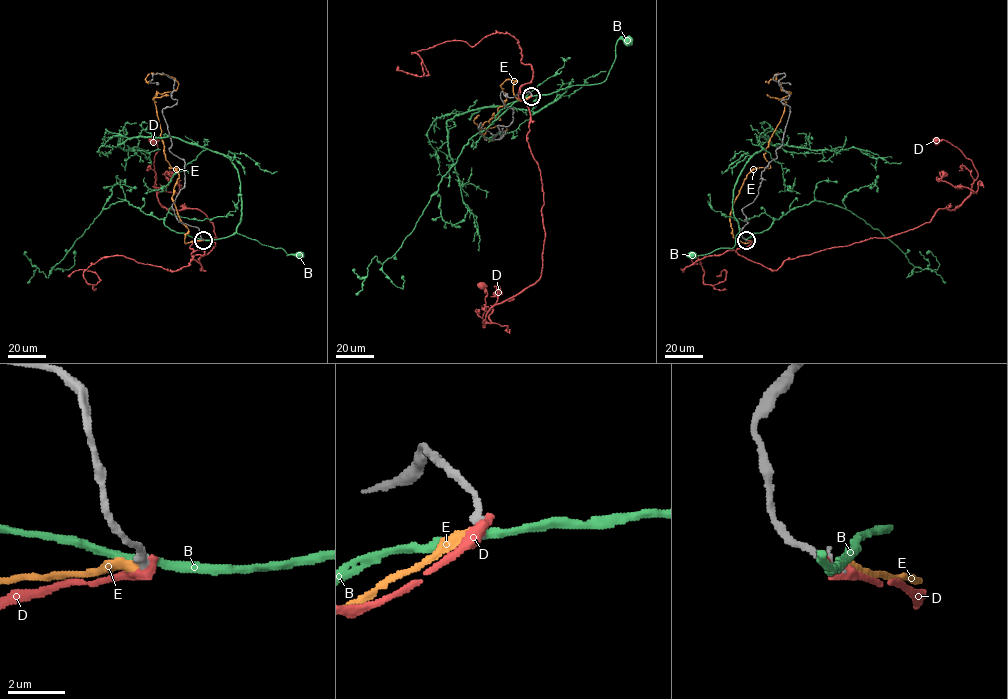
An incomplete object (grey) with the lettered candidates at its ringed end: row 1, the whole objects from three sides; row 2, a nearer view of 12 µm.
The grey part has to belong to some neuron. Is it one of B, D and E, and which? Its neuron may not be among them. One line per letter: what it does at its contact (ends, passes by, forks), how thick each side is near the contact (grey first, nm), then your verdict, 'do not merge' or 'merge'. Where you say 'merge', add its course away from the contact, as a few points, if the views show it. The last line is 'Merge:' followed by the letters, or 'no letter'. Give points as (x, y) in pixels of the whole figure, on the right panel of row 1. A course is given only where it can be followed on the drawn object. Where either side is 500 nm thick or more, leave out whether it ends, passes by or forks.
B: it passes by | 320/280 nm | do not merge
D: it ends | 340/480 nm | do not merge
E: it ends | 340/320 nm | do not merge
Merge: no letter

